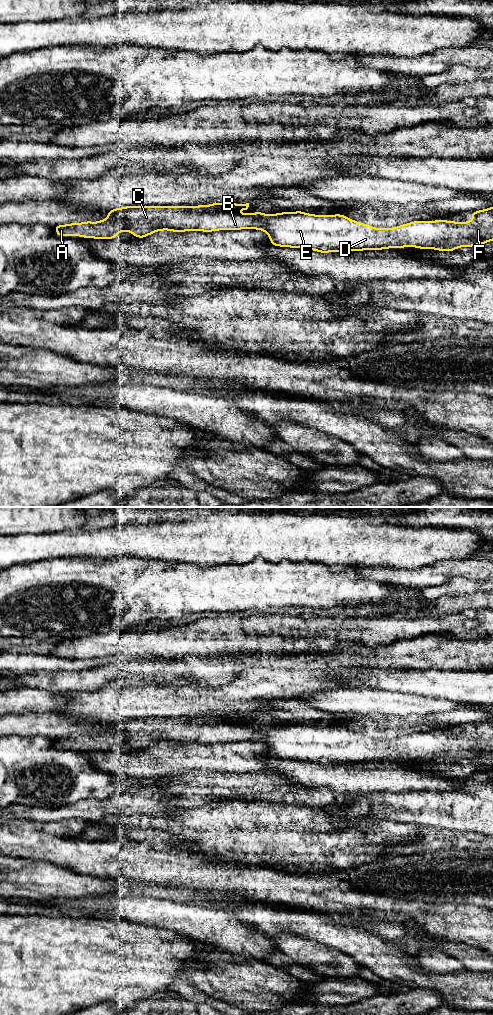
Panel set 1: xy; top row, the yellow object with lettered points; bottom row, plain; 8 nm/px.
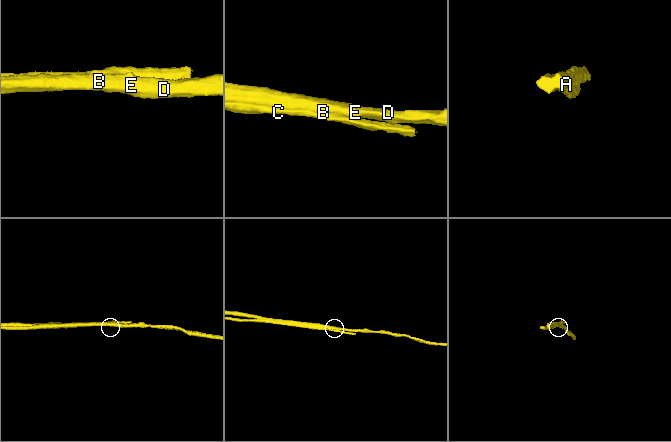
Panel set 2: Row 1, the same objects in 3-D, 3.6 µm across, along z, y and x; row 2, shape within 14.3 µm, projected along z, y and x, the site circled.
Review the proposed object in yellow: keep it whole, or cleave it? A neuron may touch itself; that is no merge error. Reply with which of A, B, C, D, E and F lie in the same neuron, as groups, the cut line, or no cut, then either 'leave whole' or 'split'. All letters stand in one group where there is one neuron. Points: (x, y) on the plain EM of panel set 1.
groups A B C / D E F; cut xy (258, 724), (258, 729), (264, 736), (261, 741); split

